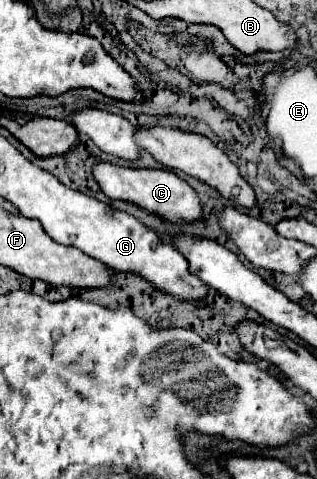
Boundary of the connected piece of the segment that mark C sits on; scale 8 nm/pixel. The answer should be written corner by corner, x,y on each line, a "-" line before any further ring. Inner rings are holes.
100,162
94,166
94,178
100,184
100,190
112,200
124,200
140,206
148,214
156,214
166,222
200,222
204,220
200,198
196,196
194,188
180,180
174,172
166,170
136,170
136,168
122,168
114,164

